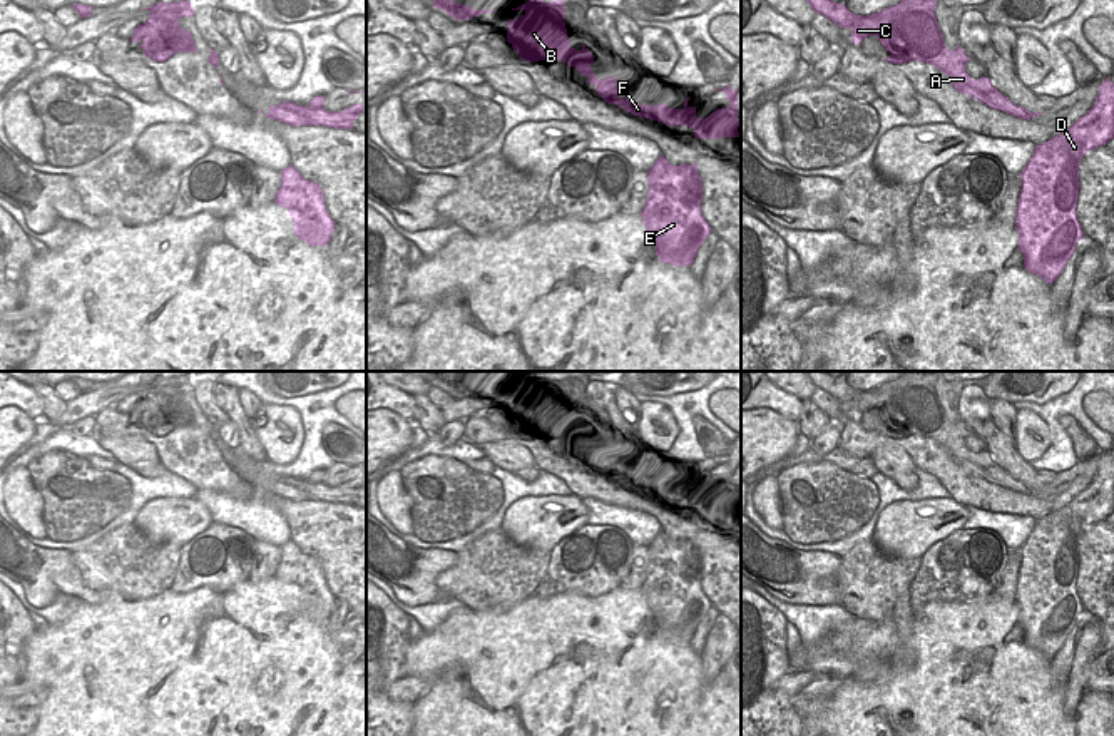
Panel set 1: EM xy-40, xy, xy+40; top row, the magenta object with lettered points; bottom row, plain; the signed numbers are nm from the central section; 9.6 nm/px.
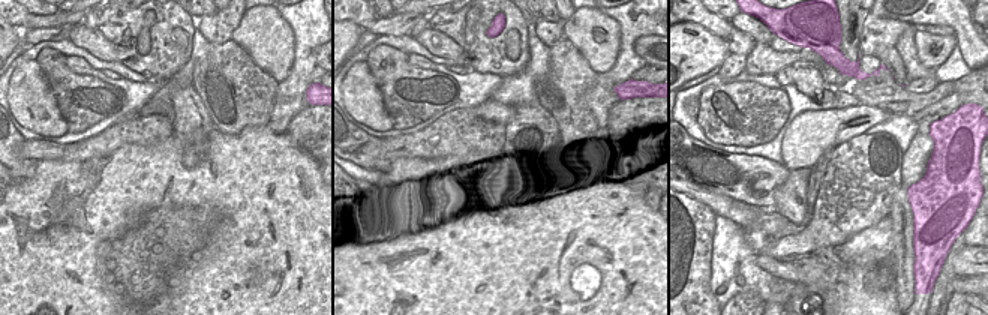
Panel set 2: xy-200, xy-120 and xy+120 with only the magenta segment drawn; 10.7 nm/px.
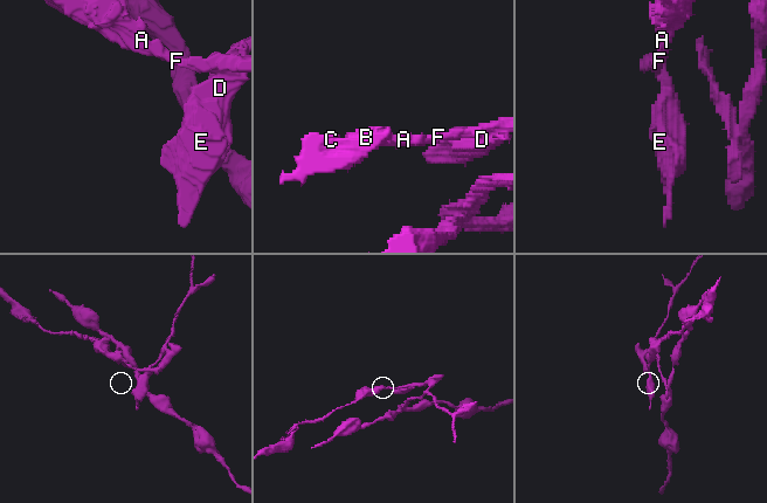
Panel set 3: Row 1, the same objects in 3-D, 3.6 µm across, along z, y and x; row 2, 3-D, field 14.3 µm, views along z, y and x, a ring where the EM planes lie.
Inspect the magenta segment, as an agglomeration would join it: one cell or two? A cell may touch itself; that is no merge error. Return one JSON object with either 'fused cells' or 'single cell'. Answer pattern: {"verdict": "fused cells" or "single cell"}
{"verdict": "fused cells"}

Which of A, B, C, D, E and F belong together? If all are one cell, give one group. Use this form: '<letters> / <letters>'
A B C F / D E

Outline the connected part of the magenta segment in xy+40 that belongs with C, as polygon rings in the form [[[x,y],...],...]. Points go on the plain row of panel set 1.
[[[803,371],[816,388],[825,390],[840,403],[851,405],[851,418],[860,418],[876,410],[885,425],[892,430],[890,438],[907,438],[913,435],[935,440],[947,448],[953,462],[980,475],[990,483],[1025,493],[1027,483],[1012,478],[990,457],[989,452],[973,455],[965,438],[972,435],[958,420],[955,425],[945,422],[940,400],[935,391],[937,375],[907,371],[895,381],[883,383],[871,390],[855,390],[845,378],[831,376],[826,371]]]

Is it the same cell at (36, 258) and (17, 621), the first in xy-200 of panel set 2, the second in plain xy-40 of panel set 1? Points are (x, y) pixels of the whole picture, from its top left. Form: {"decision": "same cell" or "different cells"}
{"decision": "different cells"}

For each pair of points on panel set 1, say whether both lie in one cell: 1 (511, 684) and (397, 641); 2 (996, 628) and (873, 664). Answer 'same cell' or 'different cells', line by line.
1: different cells
2: same cell

